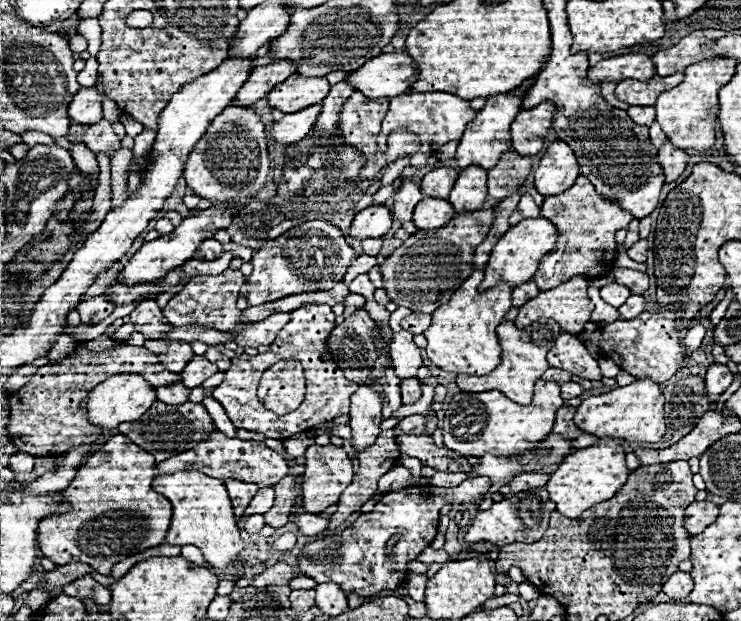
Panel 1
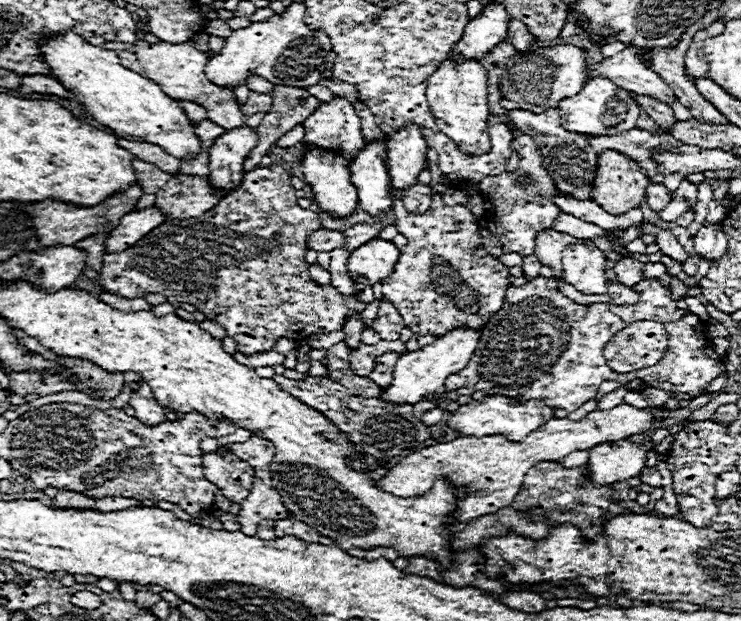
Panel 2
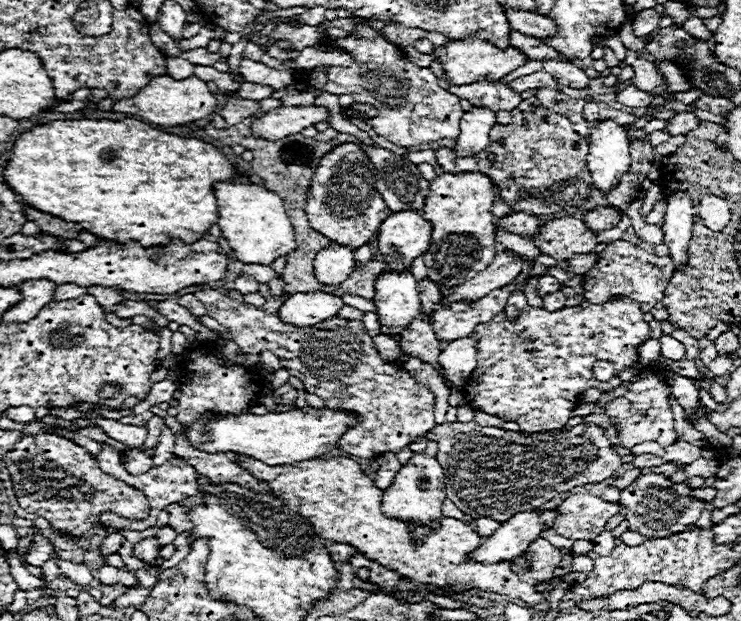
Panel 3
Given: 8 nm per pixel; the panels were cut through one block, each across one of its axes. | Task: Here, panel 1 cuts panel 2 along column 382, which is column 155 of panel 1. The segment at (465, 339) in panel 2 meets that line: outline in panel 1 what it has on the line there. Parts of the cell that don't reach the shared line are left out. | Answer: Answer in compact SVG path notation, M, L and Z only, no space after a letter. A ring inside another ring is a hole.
M114 374L112 378L98 384L86 400L90 424L102 426L102 428L116 428L122 422L138 420L156 402L154 390L156 388L150 386L150 382L146 382L140 374Z

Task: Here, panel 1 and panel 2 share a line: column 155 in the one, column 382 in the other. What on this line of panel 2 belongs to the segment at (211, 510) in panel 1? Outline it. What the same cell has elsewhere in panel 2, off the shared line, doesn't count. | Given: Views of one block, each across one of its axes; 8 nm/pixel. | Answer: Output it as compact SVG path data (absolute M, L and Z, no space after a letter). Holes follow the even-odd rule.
M620 404L612 410L594 410L578 422L570 418L552 418L548 424L542 424L536 432L528 434L522 442L514 442L504 436L458 436L452 442L442 442L412 452L400 464L392 466L392 472L388 472L388 476L380 478L376 484L384 492L406 498L426 494L440 476L448 478L450 482L468 490L468 496L458 504L456 520L470 522L478 516L492 514L508 506L520 492L526 472L538 462L560 462L564 456L576 450L590 450L604 442L628 440L630 436L648 432L654 428L654 422L662 422L670 416L672 410L662 406L634 408L630 404Z

